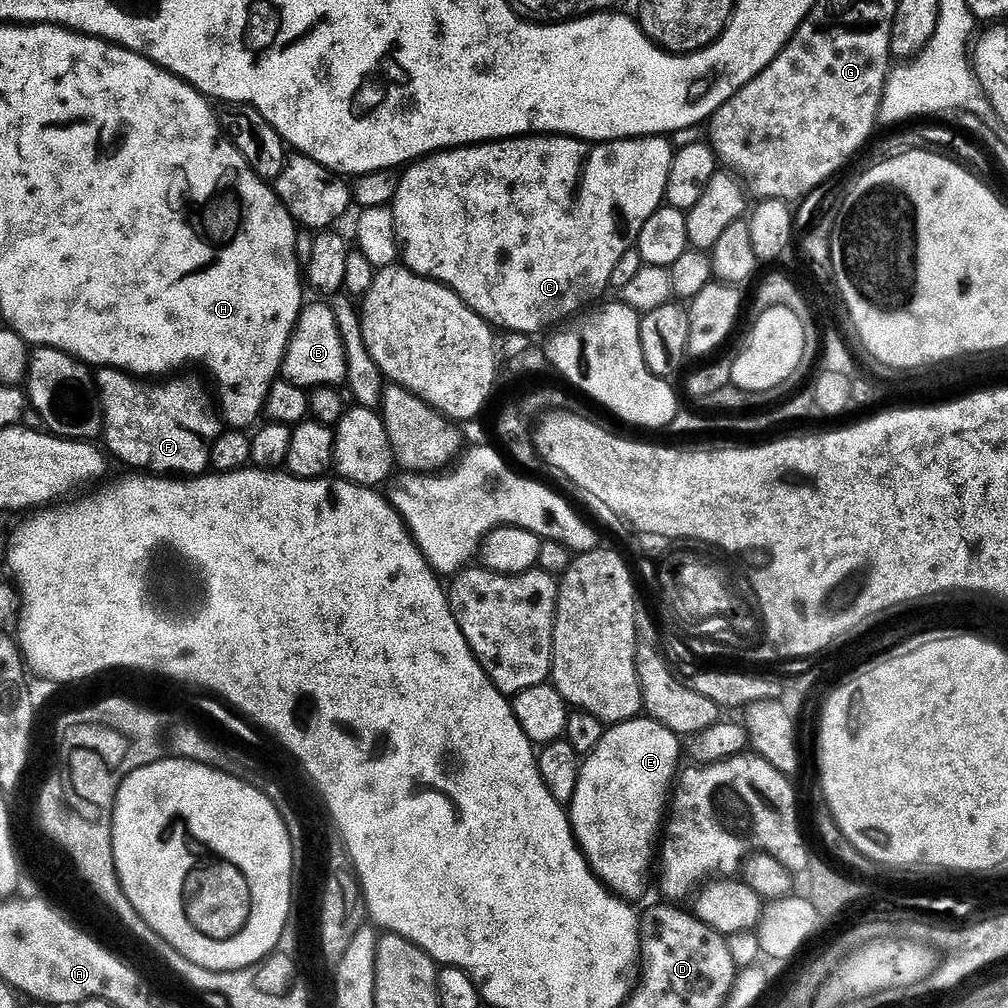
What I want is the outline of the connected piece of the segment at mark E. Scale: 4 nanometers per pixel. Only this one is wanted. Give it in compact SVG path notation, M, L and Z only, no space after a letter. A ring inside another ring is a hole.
M626 720L622 724L611 725L605 731L602 742L598 742L596 749L580 766L580 783L570 805L573 833L593 872L600 877L600 883L628 902L636 902L643 894L644 887L648 884L652 859L655 856L657 859L658 856L658 841L666 820L670 793L681 767L679 743L681 744L681 741L676 733L662 726L657 720Z

